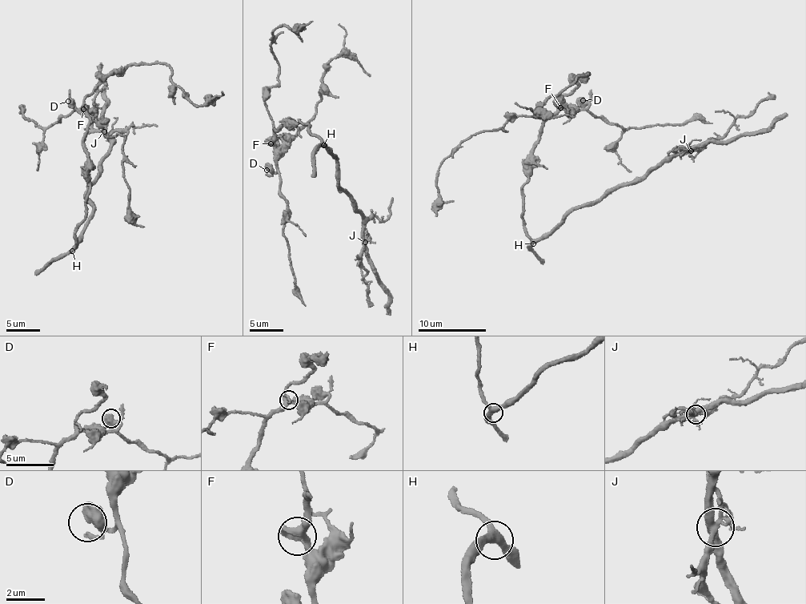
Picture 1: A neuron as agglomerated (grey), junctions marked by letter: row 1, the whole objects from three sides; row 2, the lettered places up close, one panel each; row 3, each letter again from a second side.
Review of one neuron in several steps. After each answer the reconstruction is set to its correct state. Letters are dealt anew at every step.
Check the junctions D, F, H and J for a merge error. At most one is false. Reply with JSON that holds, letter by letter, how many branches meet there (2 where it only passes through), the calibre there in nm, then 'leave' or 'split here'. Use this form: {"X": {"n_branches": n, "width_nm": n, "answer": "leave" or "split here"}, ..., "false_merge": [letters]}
{"D": {"n_branches": 3, "width_nm": 440, "answer": "leave"}, "F": {"n_branches": 3, "width_nm": 300, "answer": "leave"}, "H": {"n_branches": 3, "width_nm": 360, "answer": "leave"}, "J": {"n_branches": 5, "width_nm": 360, "answer": "leave"}, "false_merge": []}

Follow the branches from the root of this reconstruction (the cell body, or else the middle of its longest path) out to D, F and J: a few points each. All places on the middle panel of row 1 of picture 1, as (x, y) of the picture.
D: (307, 123), (284, 120), (278, 130), (273, 127), (276, 167), (266, 170)
F: (307, 123), (284, 120), (278, 130), (273, 127), (274, 131), (270, 143)
J: (307, 123), (310, 132), (334, 156), (341, 187), (364, 221), (364, 242)

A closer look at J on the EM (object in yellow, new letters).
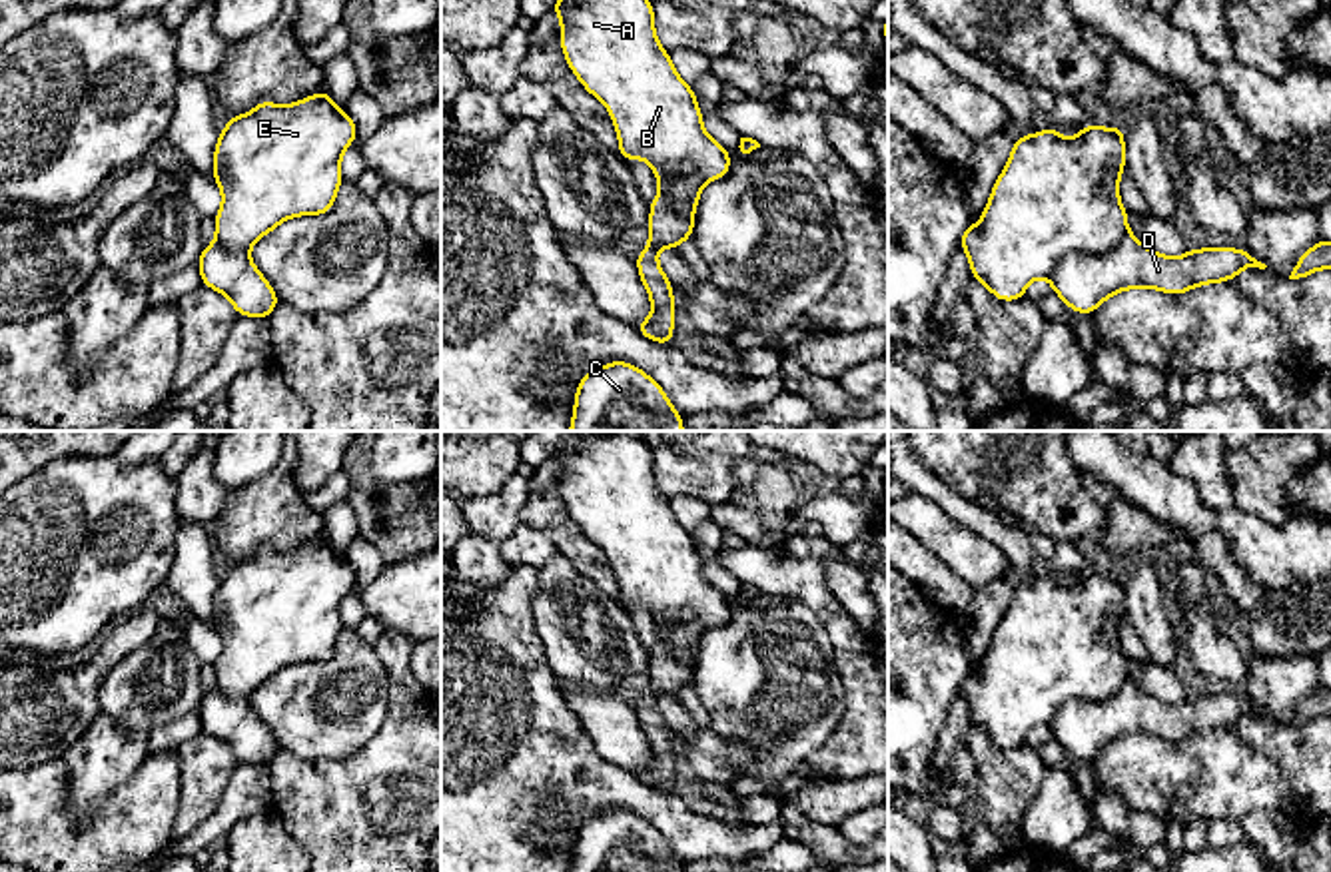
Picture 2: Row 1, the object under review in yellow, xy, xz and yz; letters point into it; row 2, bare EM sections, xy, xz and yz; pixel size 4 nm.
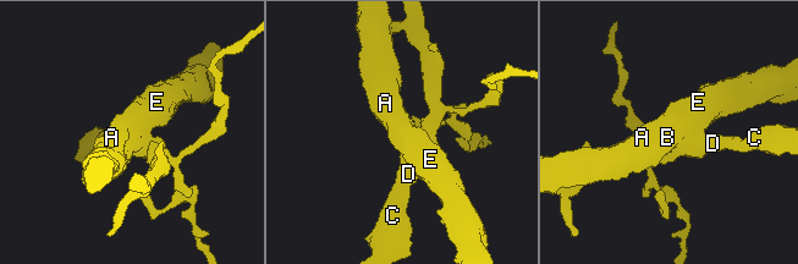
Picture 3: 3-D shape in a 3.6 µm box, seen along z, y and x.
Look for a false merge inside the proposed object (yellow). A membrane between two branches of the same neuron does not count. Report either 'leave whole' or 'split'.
leave whole

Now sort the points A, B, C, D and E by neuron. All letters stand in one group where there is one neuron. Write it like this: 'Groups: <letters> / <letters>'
Groups: A B C D E

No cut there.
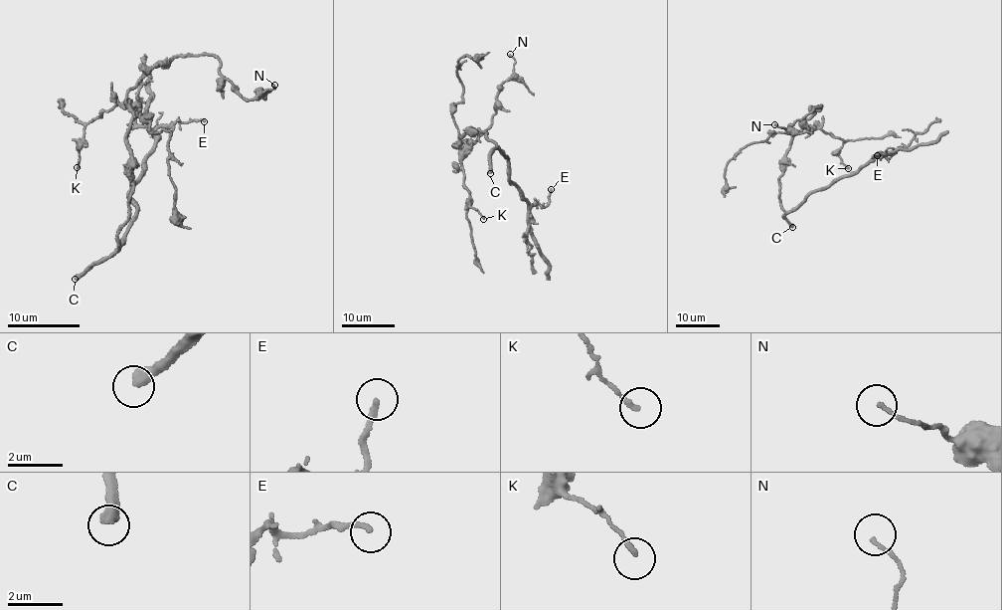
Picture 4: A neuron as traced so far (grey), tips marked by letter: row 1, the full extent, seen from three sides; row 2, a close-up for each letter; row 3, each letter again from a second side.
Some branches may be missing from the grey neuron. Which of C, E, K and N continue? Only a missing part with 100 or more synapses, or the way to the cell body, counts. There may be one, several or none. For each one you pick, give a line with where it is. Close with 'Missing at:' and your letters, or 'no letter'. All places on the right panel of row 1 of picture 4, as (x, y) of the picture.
C: at (792, 227)
Missing at: C

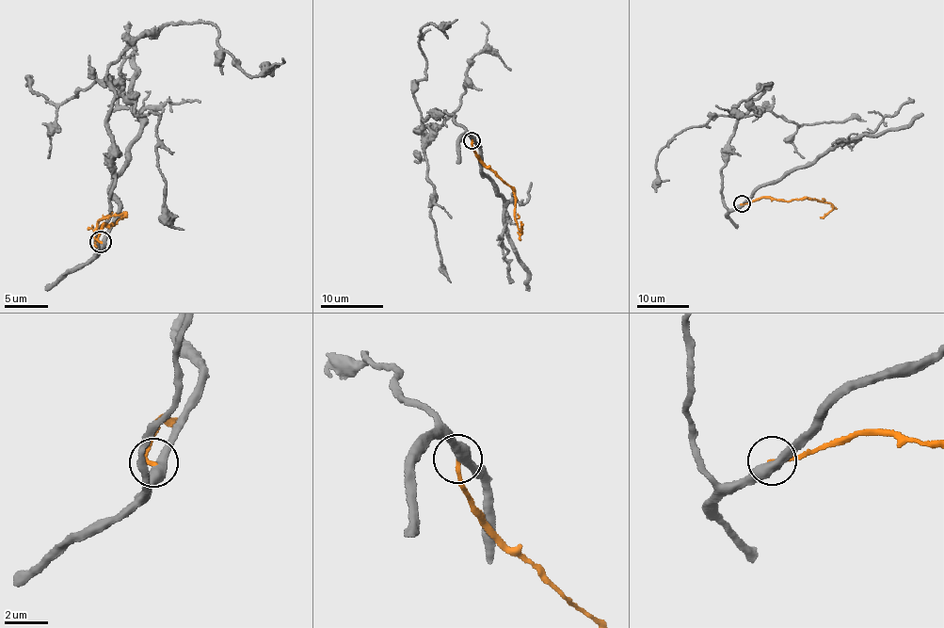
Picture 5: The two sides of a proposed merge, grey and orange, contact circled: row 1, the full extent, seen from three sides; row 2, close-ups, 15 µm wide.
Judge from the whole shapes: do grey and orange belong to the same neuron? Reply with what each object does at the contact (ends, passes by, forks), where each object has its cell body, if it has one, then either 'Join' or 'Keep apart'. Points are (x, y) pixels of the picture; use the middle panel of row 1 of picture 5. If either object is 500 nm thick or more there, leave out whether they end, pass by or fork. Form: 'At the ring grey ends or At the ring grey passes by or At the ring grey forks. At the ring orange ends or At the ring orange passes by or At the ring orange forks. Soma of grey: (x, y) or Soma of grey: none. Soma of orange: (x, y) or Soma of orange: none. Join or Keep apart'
At the ring grey passes by. At the ring orange ends. Soma of grey: none. Soma of orange: none. Keep apart

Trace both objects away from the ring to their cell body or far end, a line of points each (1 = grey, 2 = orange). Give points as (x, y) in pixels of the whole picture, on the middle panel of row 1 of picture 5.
1: (472, 141), (444, 112), (431, 111), (414, 131), (444, 124), (479, 52), (492, 51), (510, 71)
2: (472, 141), (472, 147), (480, 159), (514, 192), (515, 220), (520, 233), (521, 222)

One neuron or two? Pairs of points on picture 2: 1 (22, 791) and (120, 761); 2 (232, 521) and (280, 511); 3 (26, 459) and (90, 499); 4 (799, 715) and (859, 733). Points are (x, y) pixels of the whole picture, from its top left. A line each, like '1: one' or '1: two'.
1: two
2: one
3: two
4: two

